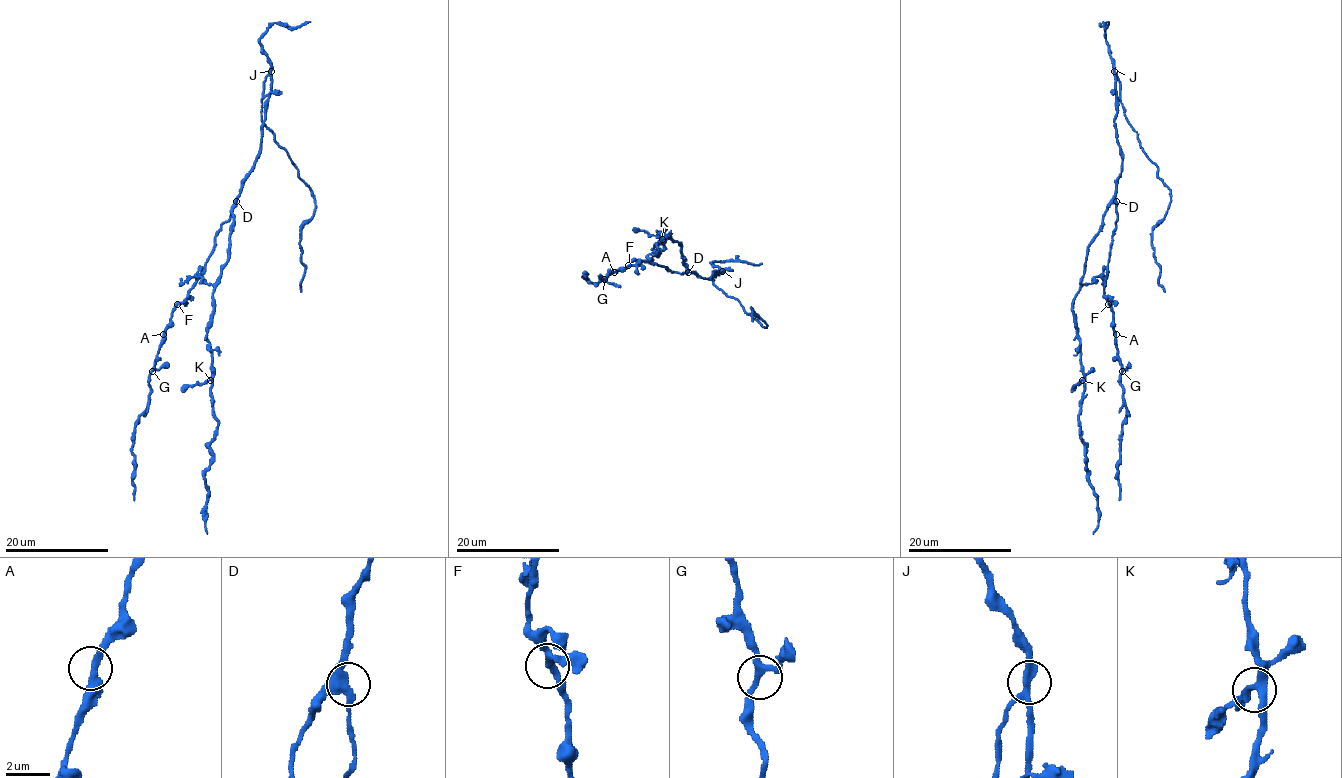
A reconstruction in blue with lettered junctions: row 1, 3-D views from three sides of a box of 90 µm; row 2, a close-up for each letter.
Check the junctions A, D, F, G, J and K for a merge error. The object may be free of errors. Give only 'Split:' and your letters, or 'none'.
Split: J

